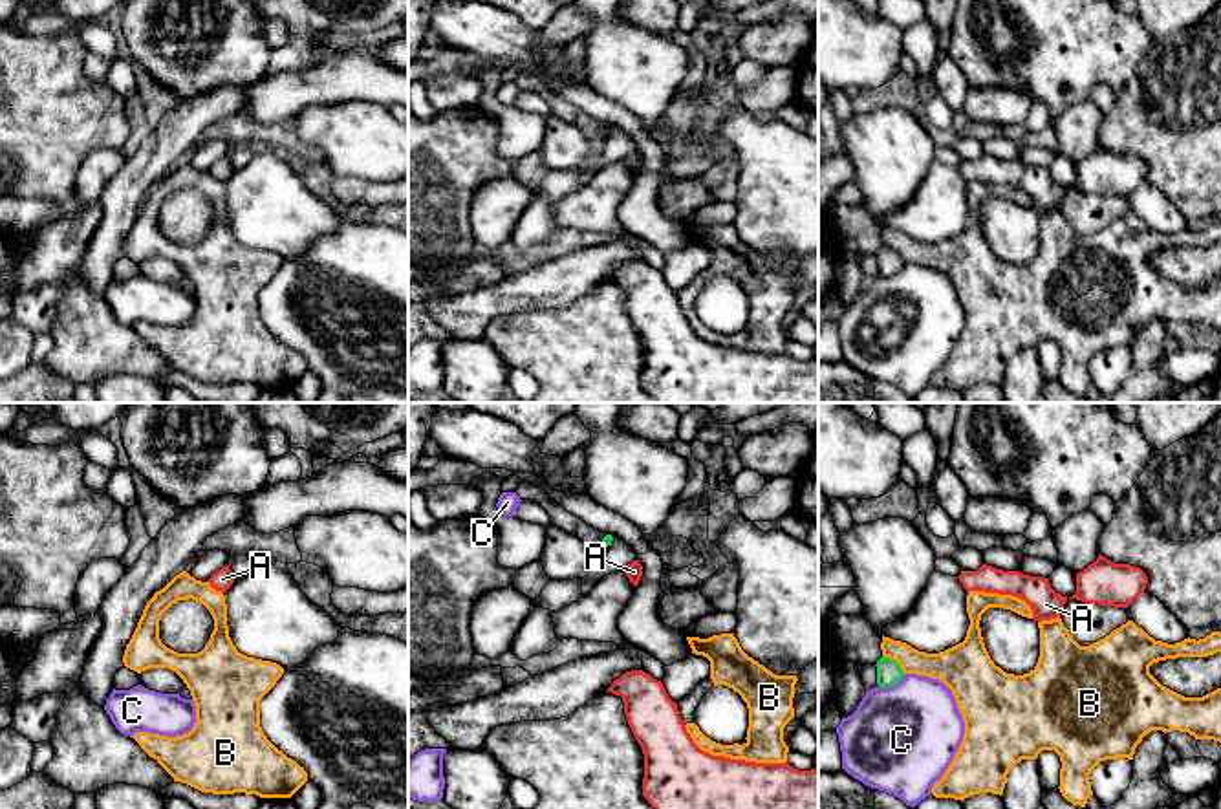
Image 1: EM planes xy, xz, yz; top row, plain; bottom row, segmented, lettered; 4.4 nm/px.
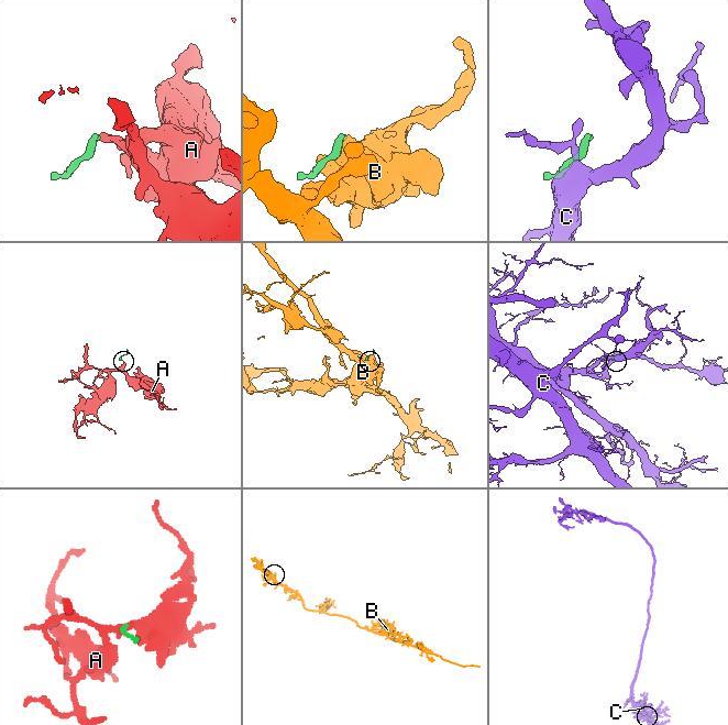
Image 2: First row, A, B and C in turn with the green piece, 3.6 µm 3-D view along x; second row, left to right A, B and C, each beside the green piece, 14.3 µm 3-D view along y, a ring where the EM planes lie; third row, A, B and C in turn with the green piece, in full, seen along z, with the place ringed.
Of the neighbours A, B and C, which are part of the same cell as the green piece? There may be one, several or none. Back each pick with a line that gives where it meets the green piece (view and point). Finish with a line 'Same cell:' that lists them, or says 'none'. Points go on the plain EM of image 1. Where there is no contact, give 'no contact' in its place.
A: contact yz (965, 161)
Same cell: A

